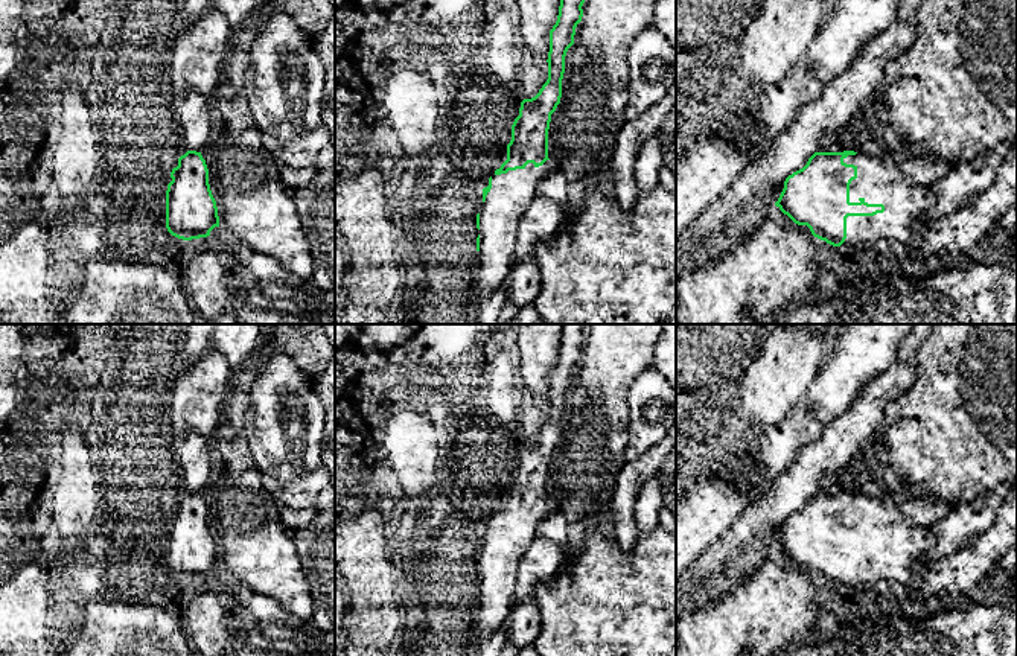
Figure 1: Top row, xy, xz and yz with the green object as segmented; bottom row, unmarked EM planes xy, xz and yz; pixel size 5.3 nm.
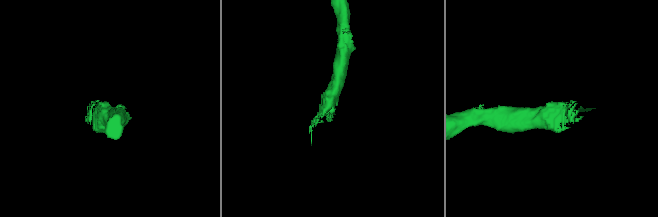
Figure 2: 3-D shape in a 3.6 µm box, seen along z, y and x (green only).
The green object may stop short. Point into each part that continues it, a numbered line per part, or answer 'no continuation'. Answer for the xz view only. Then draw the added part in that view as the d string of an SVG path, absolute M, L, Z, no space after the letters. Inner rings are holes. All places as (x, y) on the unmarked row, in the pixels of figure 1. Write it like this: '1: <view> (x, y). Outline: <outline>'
1: xz (510, 536). Outline: M547 501L539 508L528 504L524 510L492 517L492 530L480 551L480 592L472 621L477 645L498 632L508 618L521 559L550 510Z

